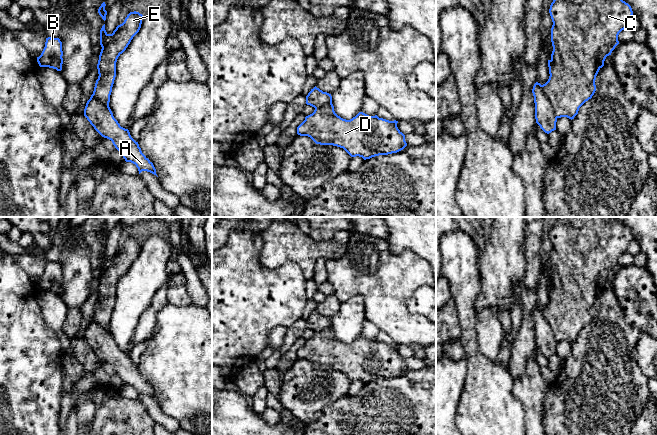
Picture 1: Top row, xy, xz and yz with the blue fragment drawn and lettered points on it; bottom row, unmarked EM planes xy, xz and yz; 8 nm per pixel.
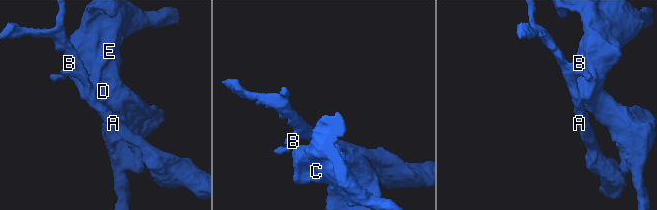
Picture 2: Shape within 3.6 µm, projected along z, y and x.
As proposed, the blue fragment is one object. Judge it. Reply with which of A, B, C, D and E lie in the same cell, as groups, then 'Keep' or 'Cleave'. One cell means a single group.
Groups: A B / C D E. Cleave

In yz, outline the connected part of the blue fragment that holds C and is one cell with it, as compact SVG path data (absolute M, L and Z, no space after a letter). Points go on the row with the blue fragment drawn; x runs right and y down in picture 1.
M553 0L549 13L553 22L553 51L548 60L550 76L542 88L556 117L572 120L579 108L594 95L596 76L606 57L619 44L618 35L627 28L633 11L623 0Z

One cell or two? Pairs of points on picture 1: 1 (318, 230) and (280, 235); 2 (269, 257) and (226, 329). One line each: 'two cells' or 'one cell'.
1: two cells
2: two cells

